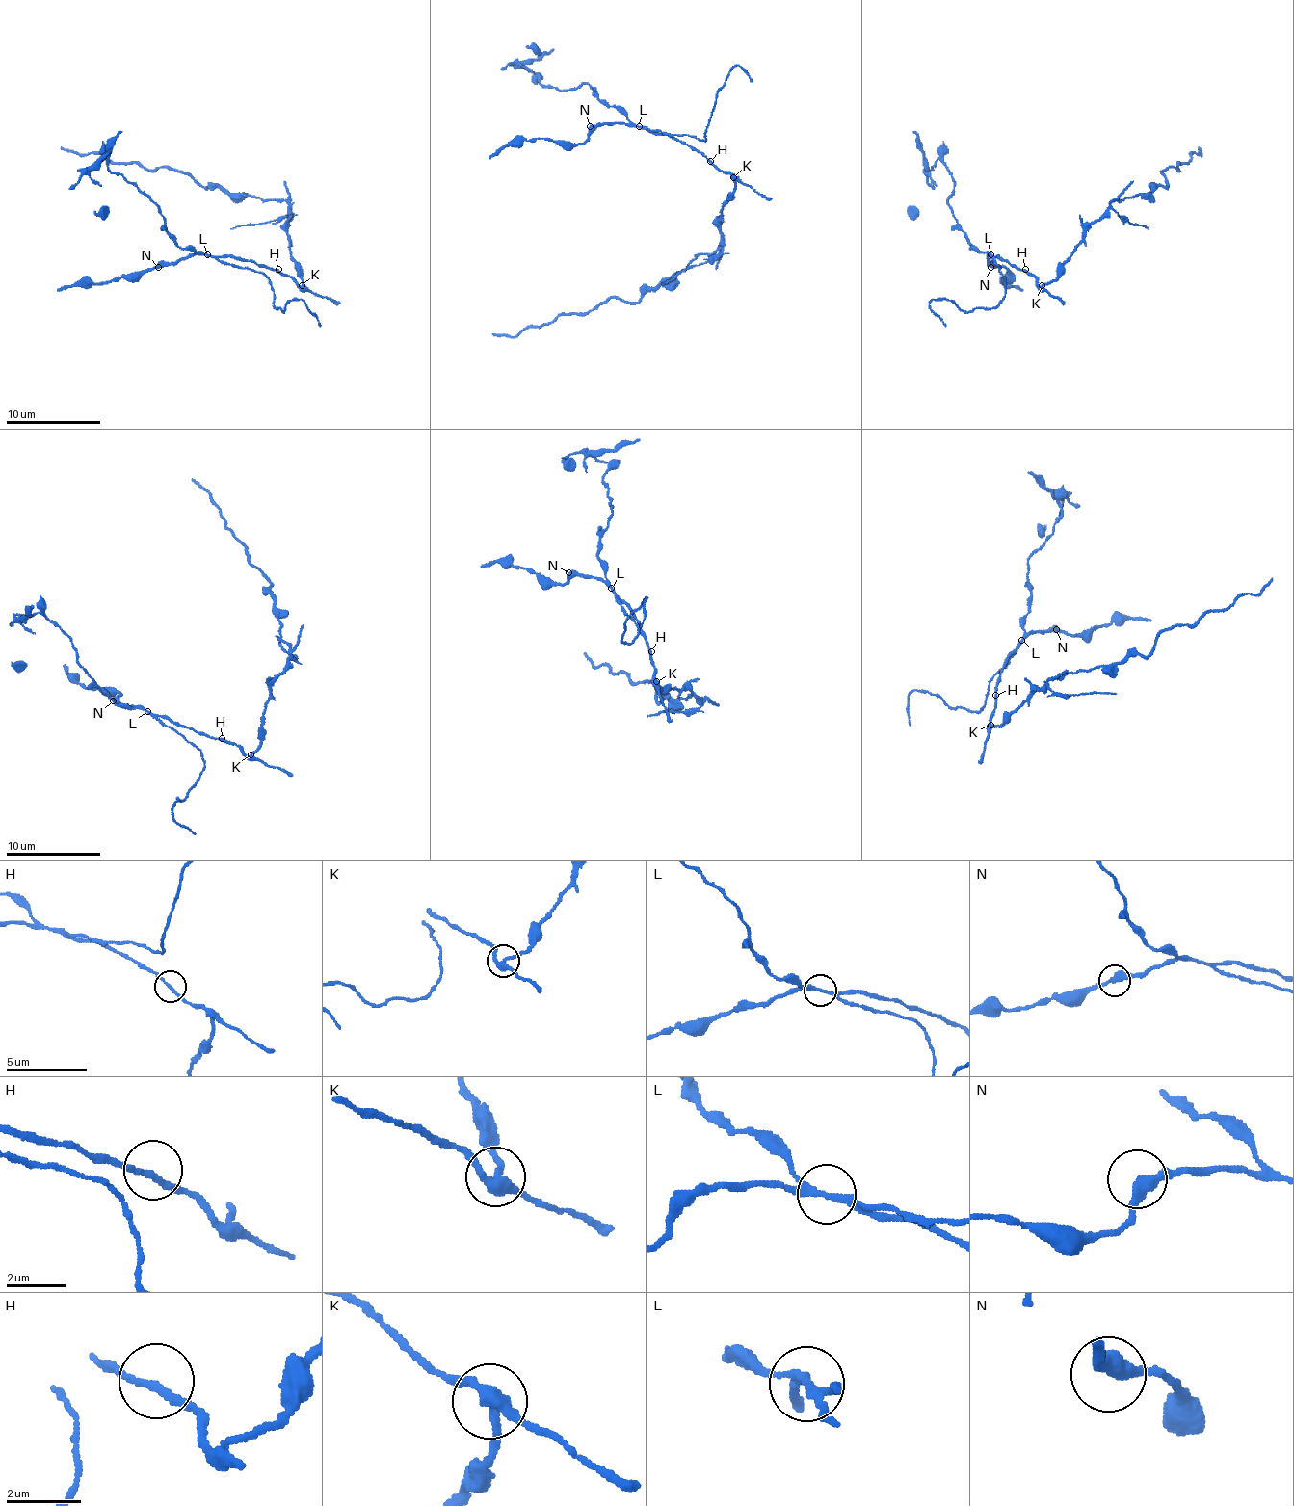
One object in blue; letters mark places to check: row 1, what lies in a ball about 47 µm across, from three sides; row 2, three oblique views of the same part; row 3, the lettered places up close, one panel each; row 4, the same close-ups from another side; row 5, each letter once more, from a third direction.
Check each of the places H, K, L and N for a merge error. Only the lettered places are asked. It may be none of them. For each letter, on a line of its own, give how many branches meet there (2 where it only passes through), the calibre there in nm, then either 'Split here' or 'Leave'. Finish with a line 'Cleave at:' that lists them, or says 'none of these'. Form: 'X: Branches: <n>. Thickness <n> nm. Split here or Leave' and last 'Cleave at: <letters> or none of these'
H: Branches: 2. Thickness 180 nm. Leave
K: Branches: 3. Thickness 300 nm. Split here
L: Branches: 3. Thickness 180 nm. Split here
N: Branches: 2. Thickness 380 nm. Leave
Cleave at: K, L

